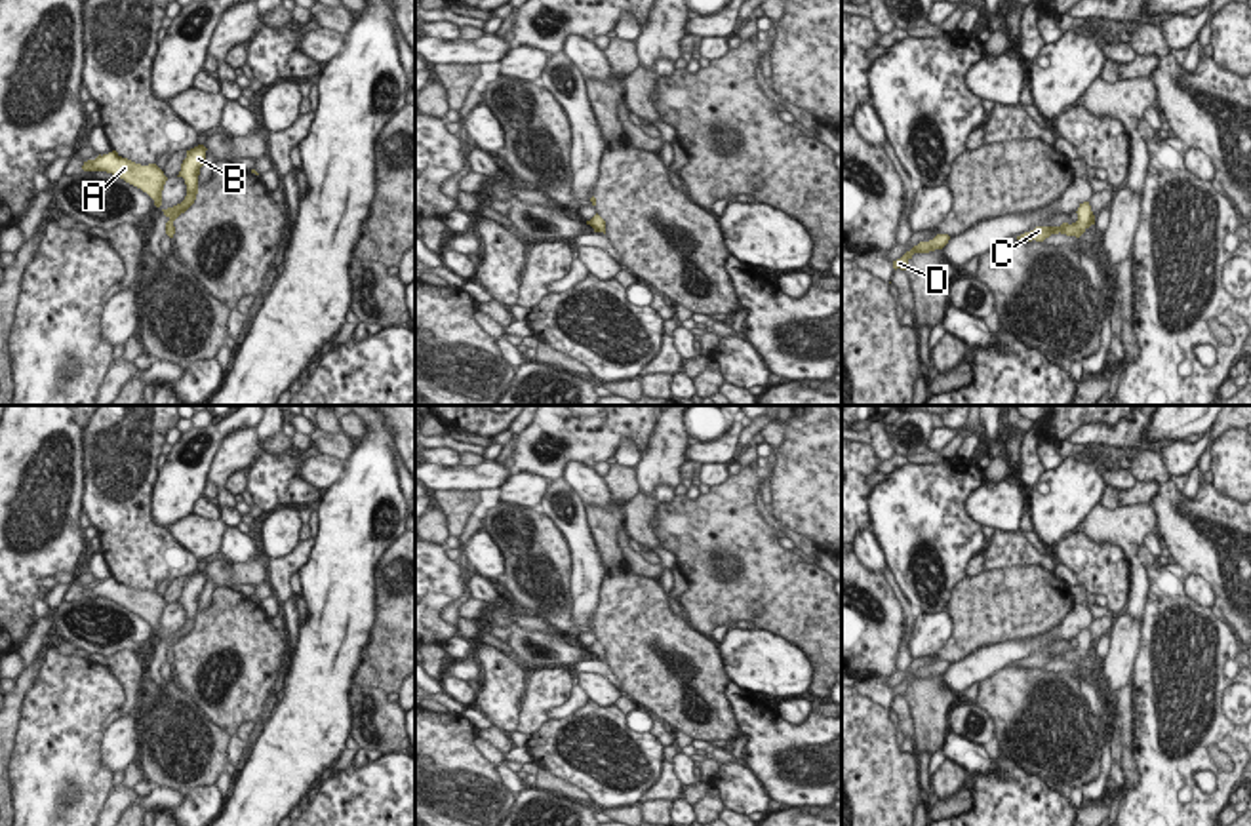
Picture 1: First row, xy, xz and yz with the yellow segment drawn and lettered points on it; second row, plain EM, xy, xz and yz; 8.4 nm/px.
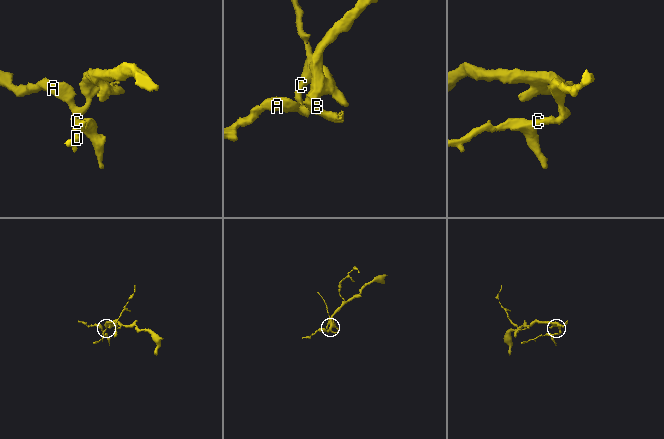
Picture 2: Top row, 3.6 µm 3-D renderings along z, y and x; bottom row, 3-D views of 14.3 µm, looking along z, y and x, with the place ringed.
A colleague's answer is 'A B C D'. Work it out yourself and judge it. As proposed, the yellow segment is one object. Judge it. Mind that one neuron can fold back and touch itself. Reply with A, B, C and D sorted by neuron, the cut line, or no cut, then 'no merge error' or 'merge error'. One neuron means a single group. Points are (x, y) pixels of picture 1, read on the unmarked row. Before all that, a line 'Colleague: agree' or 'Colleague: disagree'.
Colleague: agree
groups A B C D; cut none; no merge error

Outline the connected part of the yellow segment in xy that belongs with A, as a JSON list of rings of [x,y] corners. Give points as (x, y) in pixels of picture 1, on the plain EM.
[[[112,577],[103,582],[99,580],[95,586],[84,588],[82,596],[112,600],[147,619],[154,626],[156,634],[162,632],[162,617],[168,603],[156,590],[141,592]]]

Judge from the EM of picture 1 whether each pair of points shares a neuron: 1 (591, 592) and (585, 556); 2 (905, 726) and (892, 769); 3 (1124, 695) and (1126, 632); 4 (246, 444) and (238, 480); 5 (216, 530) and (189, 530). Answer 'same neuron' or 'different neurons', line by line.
1: same neuron
2: different neurons
3: different neurons
4: different neurons
5: same neuron

